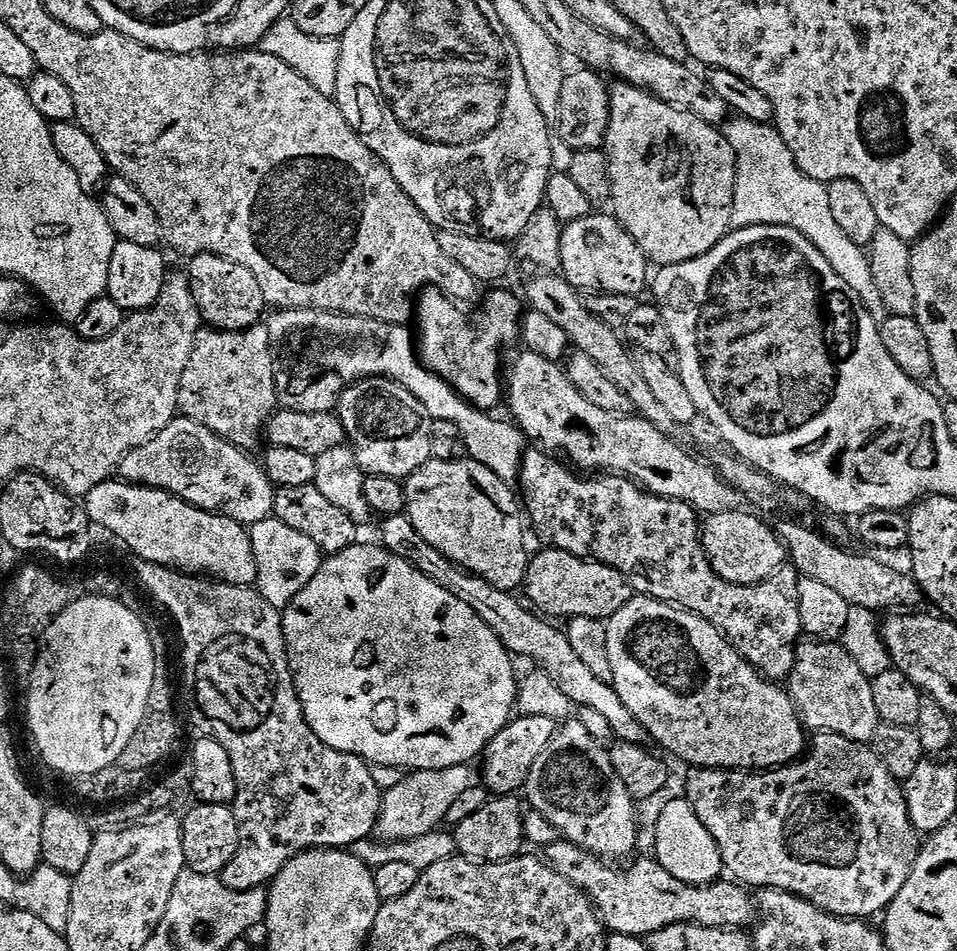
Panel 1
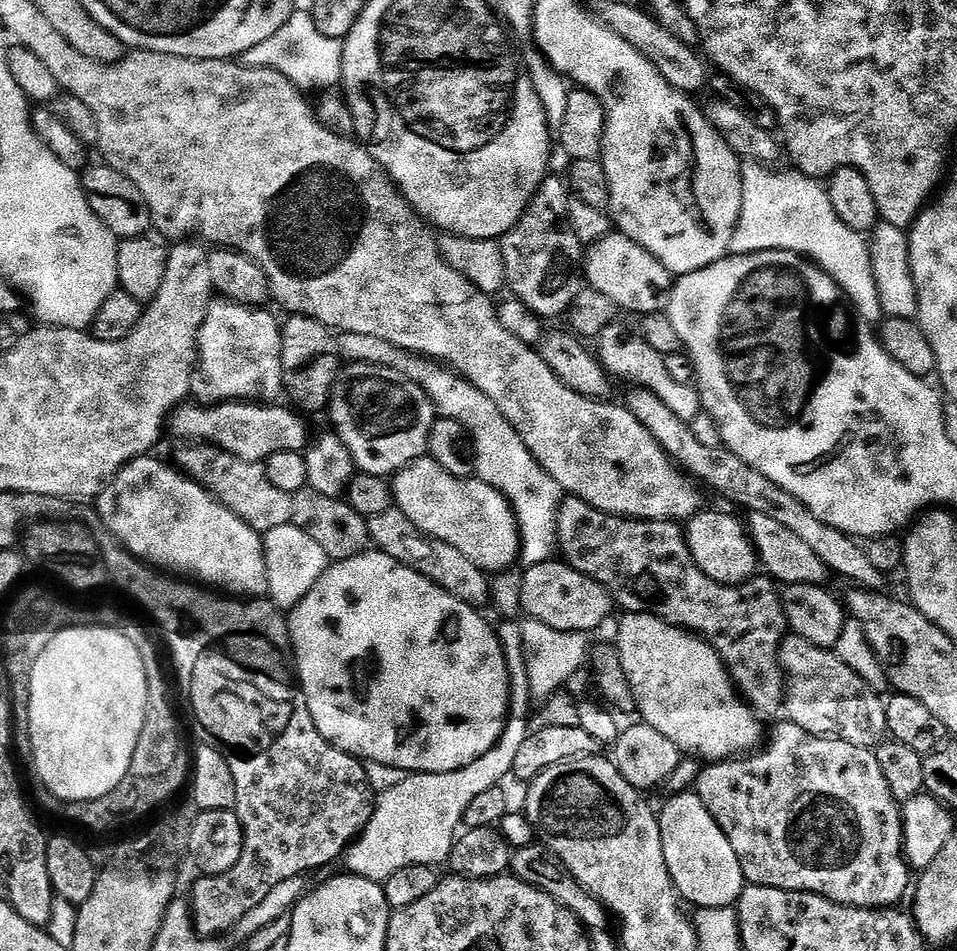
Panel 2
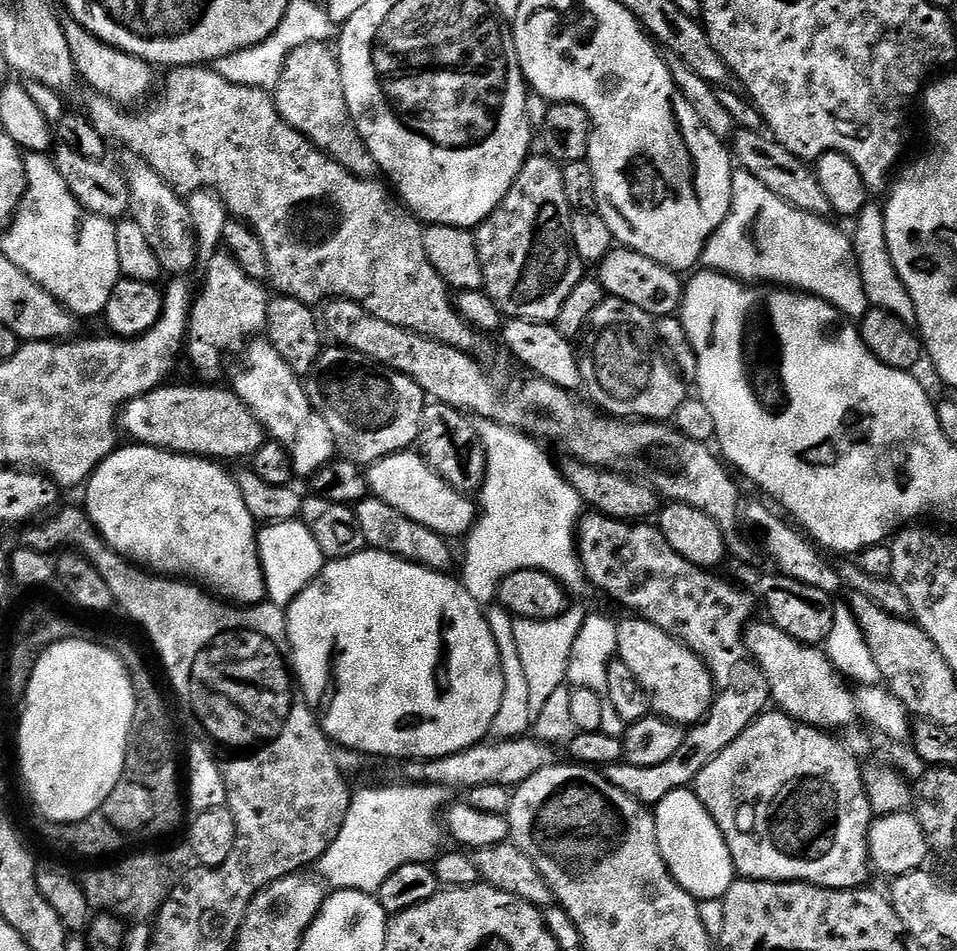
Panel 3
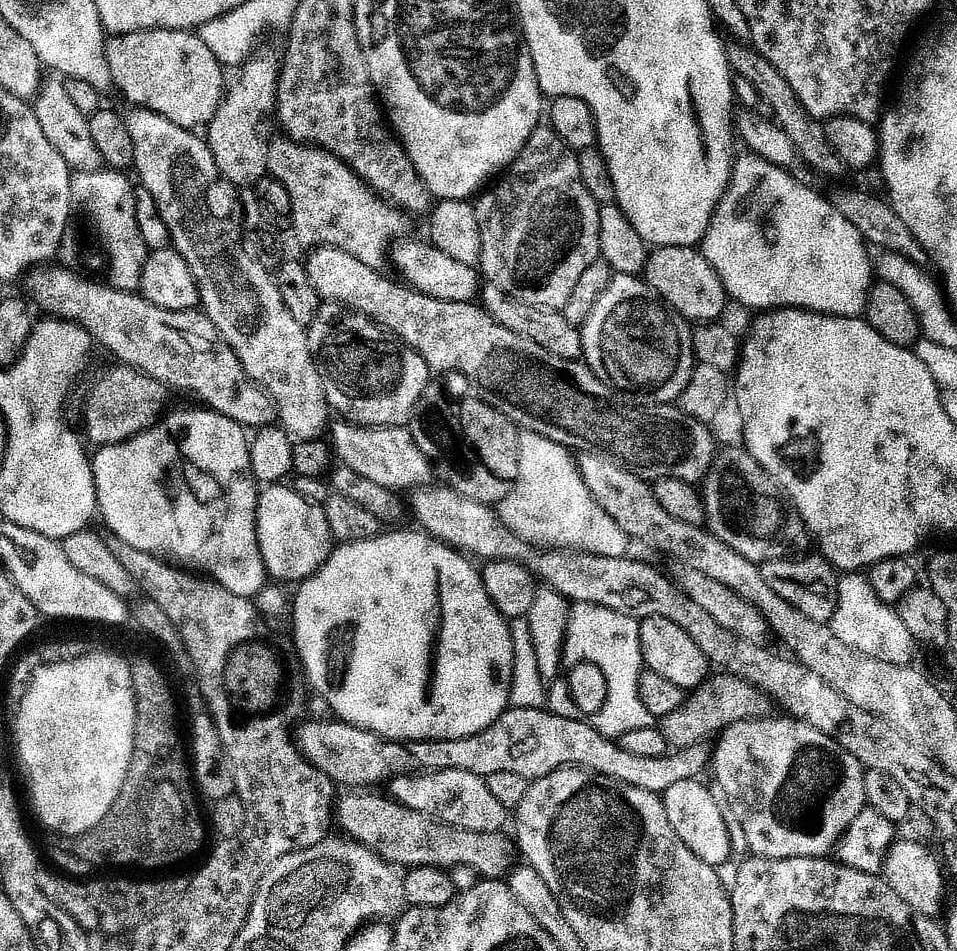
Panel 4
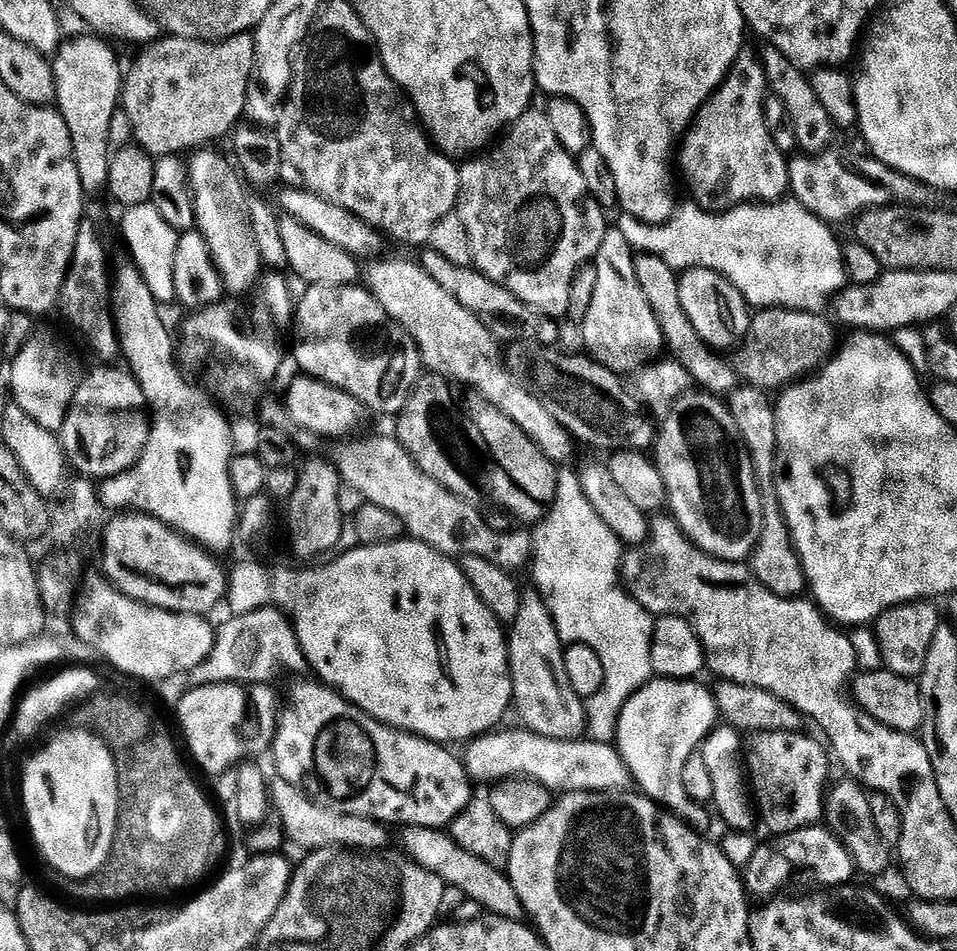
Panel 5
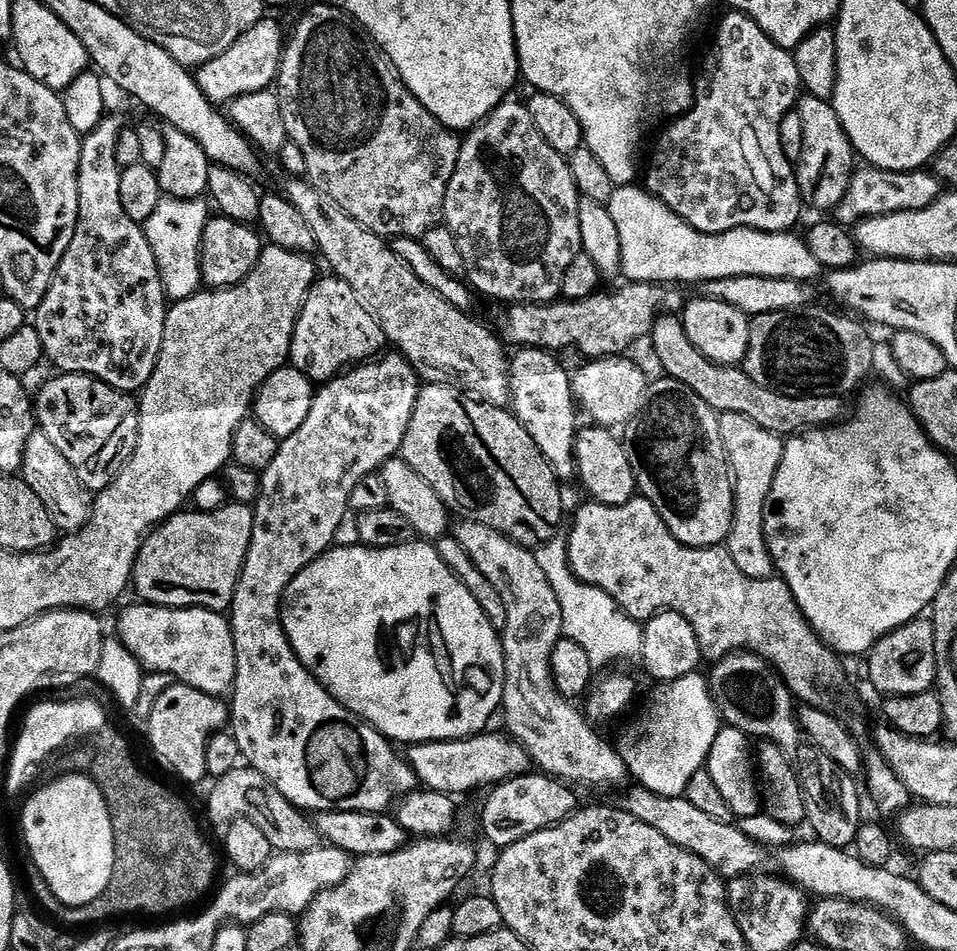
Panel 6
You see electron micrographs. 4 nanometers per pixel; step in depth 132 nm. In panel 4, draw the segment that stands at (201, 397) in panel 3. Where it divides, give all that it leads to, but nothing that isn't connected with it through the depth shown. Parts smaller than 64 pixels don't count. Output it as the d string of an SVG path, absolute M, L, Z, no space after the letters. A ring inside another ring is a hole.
M116 367L120 368L110 369L93 386L92 393L88 396L88 409L84 412L84 424L88 427L87 439L92 439L100 448L125 444L133 436L141 436L165 415L169 407L170 389L167 385L142 374L137 368Z

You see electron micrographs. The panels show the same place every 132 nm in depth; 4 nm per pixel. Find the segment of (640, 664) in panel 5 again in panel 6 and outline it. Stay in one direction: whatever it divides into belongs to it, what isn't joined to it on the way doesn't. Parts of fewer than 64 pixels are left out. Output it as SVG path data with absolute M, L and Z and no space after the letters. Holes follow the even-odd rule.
M556 537L538 548L535 553L538 566L545 571L546 578L558 597L558 604L562 609L564 636L578 642L590 654L593 667L600 668L622 660L637 661L644 651L643 625L625 614L601 588L581 583L569 566L567 541L563 537Z

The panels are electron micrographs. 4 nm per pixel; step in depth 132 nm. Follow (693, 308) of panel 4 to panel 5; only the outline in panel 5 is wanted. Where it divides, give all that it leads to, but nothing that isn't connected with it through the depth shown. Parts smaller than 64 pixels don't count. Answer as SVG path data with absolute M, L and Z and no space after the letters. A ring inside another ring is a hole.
M689 268L679 273L678 293L686 317L702 340L713 350L735 349L746 338L753 318L747 300L738 299L736 287L721 272L709 268ZM736 300L738 301L736 304ZM736 304L736 320L732 320L732 307Z

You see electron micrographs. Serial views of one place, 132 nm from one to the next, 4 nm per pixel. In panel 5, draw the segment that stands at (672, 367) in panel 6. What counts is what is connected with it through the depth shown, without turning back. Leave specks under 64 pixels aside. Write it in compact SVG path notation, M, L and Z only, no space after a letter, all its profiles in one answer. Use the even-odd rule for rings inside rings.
M648 253L637 255L634 264L642 294L645 295L646 302L650 303L650 308L654 311L654 323L662 329L665 349L669 355L689 372L691 379L703 391L719 396L734 392L740 379L731 363L726 358L724 360L718 357L721 355L709 348L691 325L689 318L686 317L678 293L679 275L677 271L662 259Z

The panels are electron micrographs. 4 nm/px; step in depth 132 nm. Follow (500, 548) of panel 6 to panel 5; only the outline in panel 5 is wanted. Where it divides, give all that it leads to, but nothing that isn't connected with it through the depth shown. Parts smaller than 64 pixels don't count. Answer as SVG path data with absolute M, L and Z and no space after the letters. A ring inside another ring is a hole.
M536 590L525 591L520 598L518 618L511 621L508 638L508 668L512 672L512 704L514 712L520 715L519 723L529 732L536 732L546 738L555 740L578 740L585 735L585 705L578 694L574 694L574 686L570 686L570 678L566 678L564 665L565 643L560 640L555 622L551 618L546 602Z

